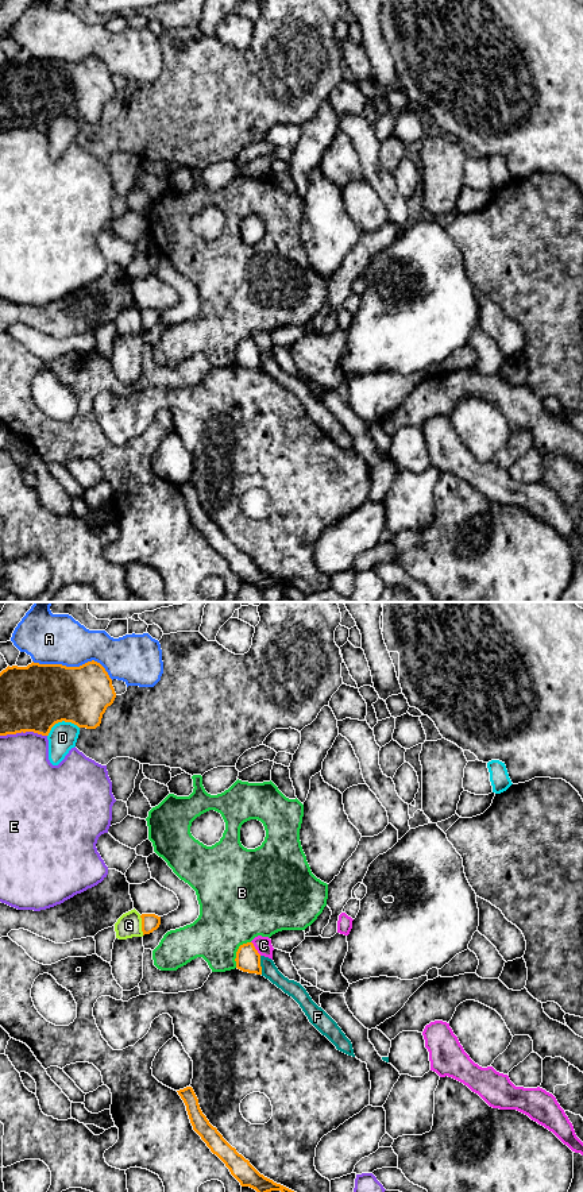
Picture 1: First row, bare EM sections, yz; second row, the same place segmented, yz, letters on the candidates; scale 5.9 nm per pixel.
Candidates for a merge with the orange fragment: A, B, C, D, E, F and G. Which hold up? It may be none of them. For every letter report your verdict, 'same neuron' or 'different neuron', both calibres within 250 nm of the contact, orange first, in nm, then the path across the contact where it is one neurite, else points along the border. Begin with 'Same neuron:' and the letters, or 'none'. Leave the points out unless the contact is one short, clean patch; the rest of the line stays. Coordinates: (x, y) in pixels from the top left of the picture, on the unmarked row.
Same neuron: none
A: different neuron | 360/300 nm
B: different neuron | 140/400 nm
C: different neuron | 140/100 nm
D: different neuron | 400/170 nm
E: different neuron | 400/320 nm
F: different neuron | 140/90 nm | along yz (259, 351), (262, 369)
G: different neuron | 110/150 nm

